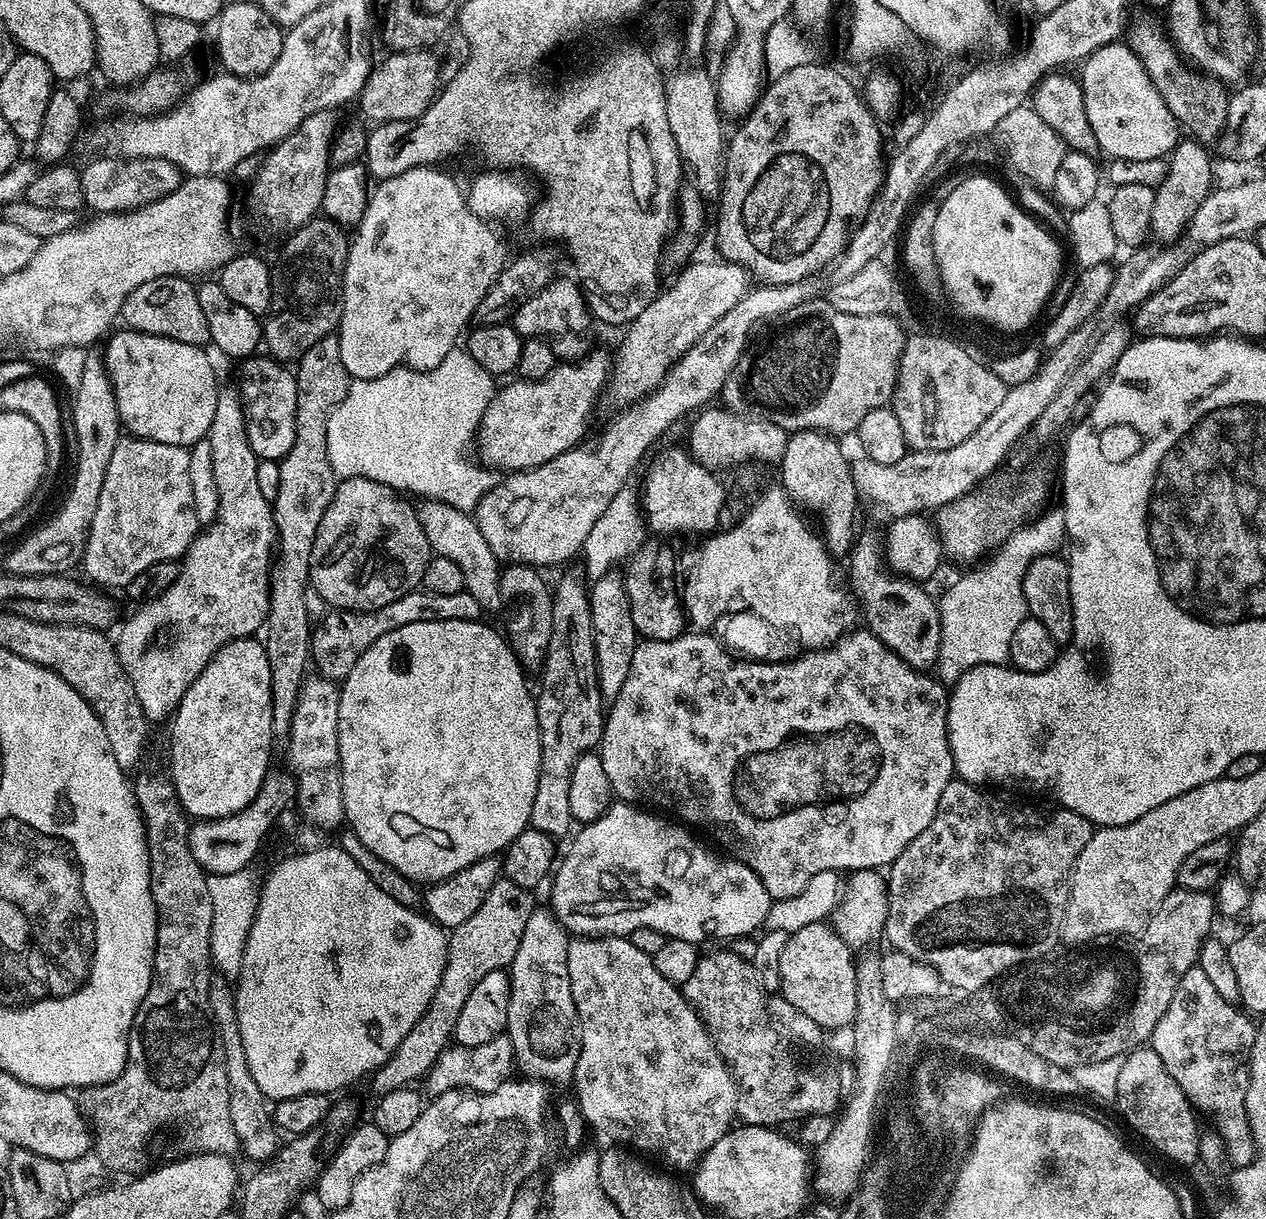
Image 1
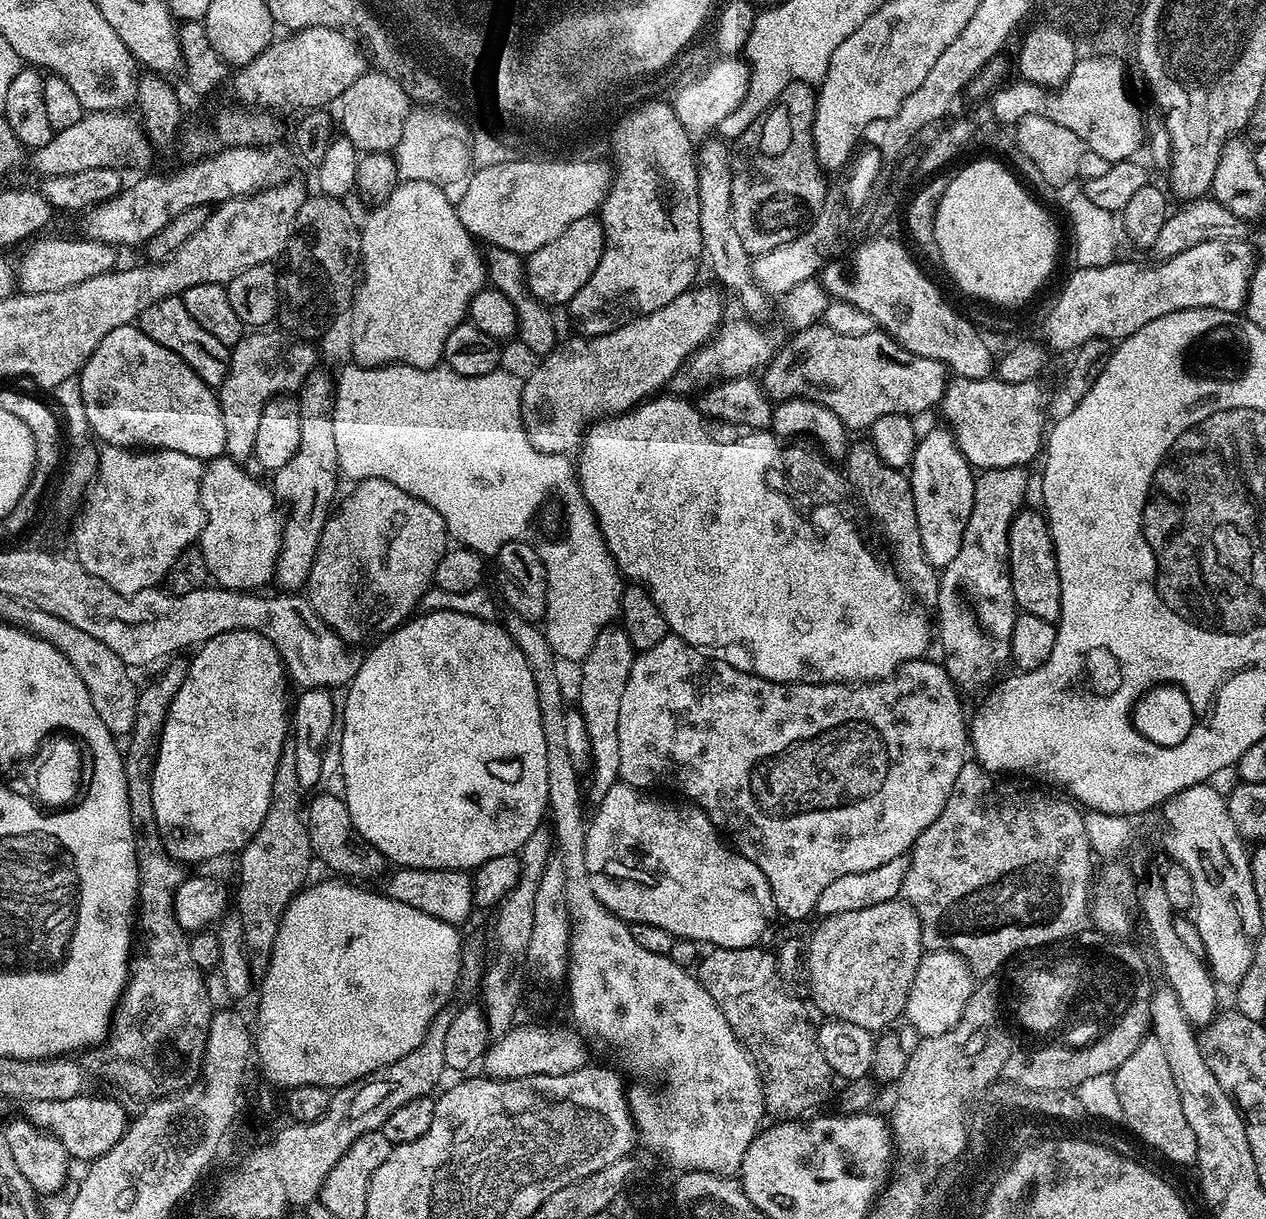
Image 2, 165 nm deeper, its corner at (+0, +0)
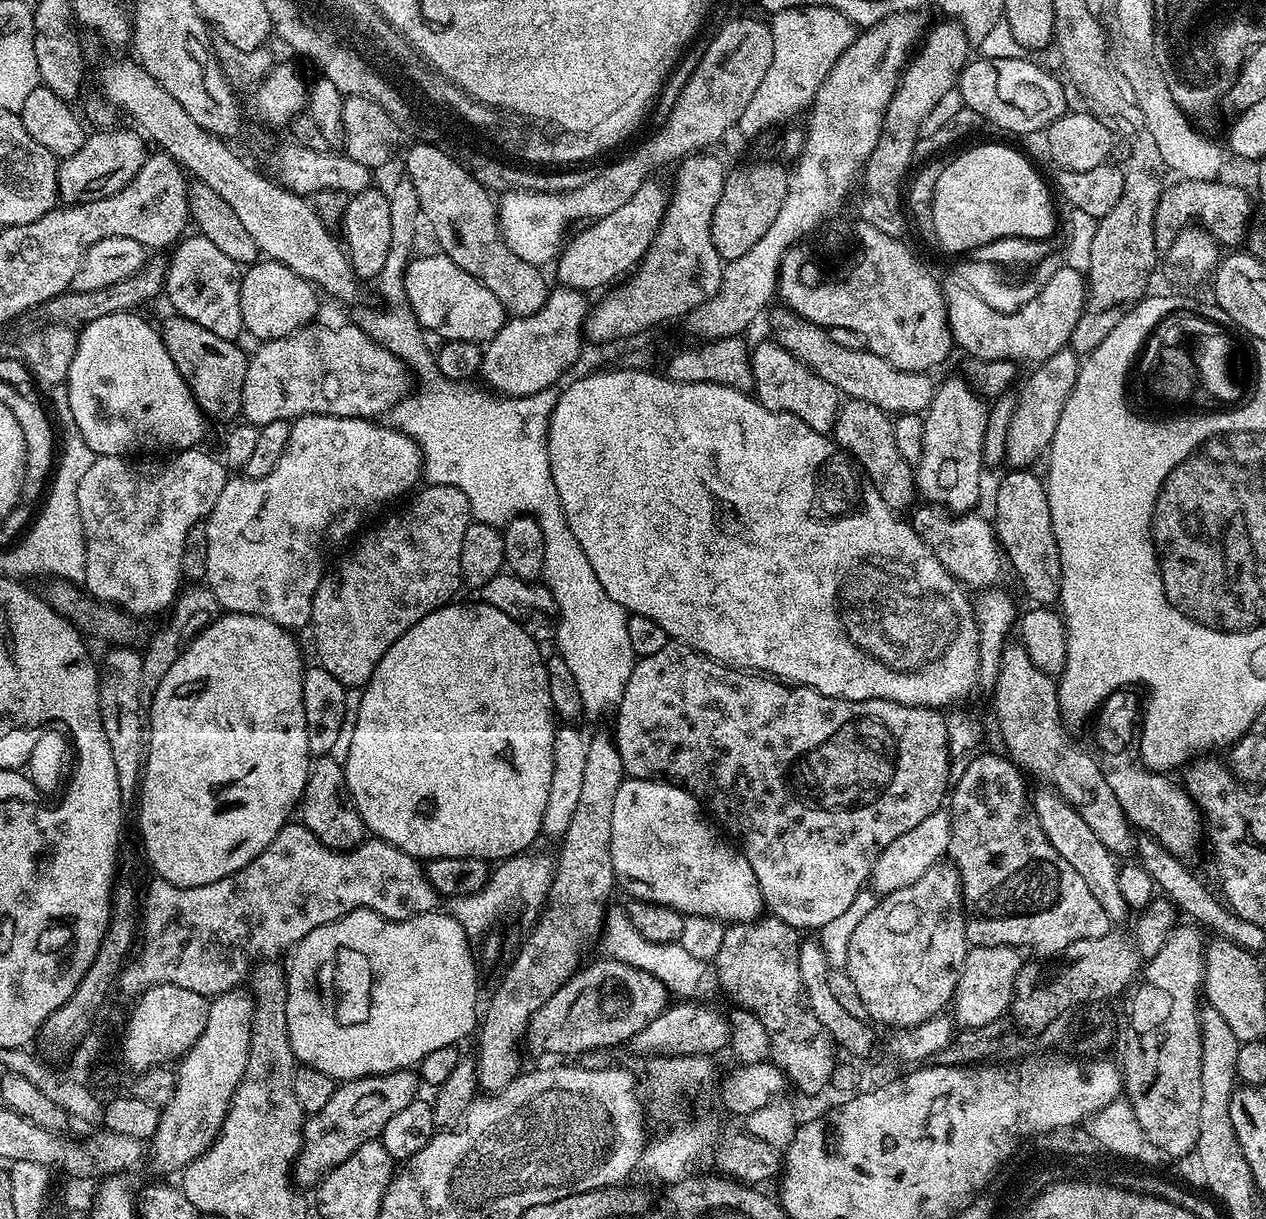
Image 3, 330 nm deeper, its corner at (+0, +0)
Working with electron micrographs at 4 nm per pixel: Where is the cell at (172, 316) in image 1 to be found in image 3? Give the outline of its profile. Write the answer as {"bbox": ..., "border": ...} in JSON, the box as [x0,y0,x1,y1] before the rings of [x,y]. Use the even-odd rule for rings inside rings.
{"bbox":[159,314,249,421],"border":[[[175,314],[169,317],[159,334],[170,358],[174,358],[174,366],[178,366],[178,374],[190,386],[200,411],[211,419],[213,416],[216,420],[235,421],[241,415],[242,384],[246,382],[249,353],[244,353],[237,341],[218,338],[218,334],[206,330],[206,326],[198,326],[198,322],[190,322],[190,318]]]}

